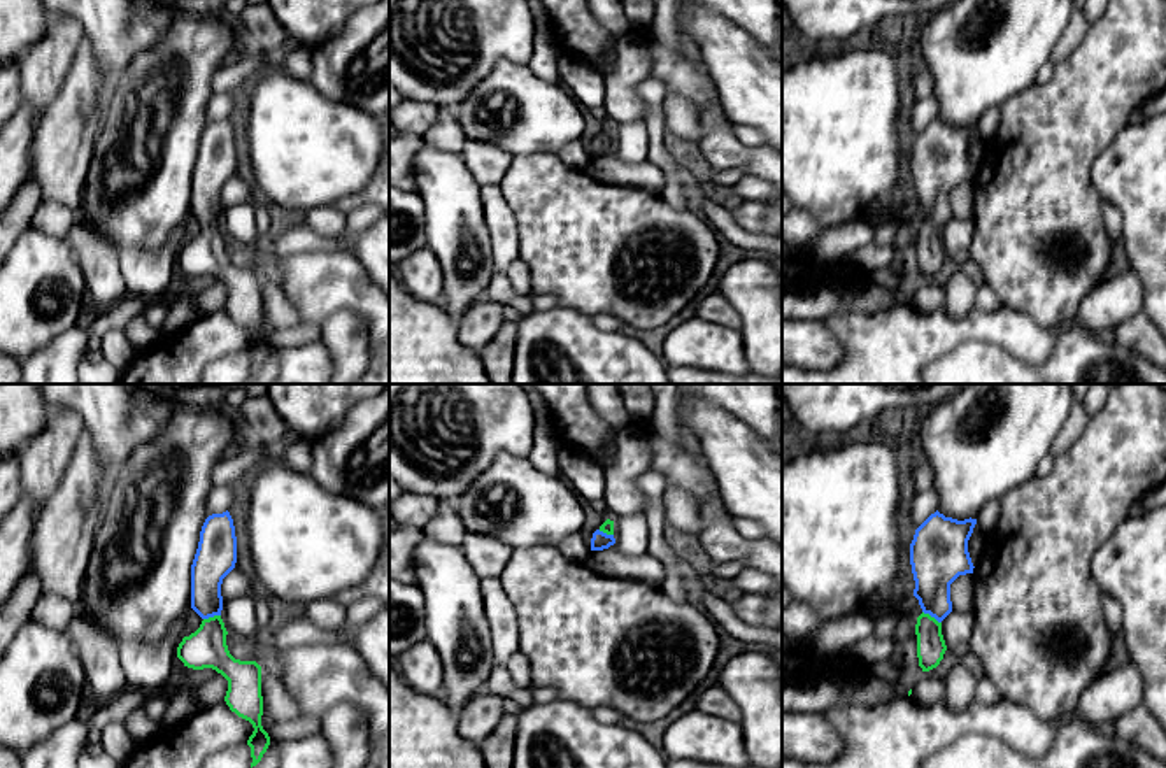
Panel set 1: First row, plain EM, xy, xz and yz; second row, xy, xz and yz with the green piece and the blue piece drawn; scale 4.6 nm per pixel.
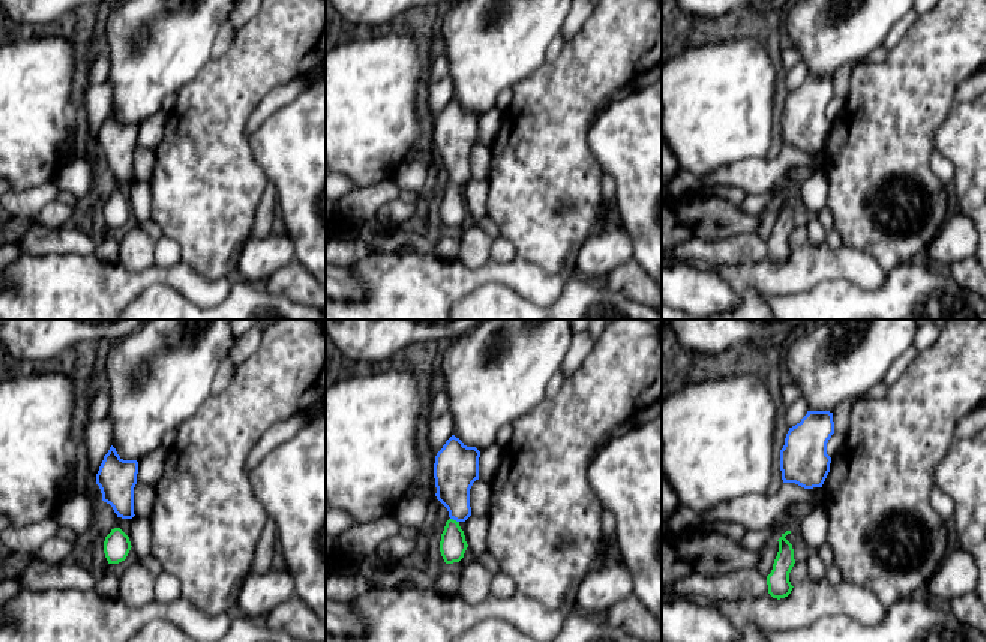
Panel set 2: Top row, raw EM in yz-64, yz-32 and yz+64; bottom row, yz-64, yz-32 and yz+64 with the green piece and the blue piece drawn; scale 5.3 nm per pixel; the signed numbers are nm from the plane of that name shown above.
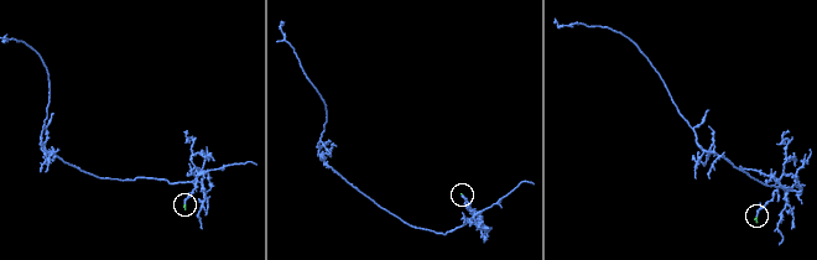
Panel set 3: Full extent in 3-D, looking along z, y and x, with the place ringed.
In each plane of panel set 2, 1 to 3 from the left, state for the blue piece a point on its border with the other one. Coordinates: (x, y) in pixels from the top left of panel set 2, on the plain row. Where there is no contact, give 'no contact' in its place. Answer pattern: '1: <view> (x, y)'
1: no contact
2: yz-32 (455, 185)
3: no contact

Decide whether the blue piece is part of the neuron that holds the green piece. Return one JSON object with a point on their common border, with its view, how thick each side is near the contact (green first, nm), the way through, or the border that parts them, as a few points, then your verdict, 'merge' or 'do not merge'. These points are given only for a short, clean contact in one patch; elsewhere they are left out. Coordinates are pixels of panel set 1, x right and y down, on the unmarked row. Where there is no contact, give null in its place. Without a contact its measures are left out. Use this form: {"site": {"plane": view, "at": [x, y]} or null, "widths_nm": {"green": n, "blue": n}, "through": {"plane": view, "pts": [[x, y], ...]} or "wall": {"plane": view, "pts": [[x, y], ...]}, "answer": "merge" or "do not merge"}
{"site": {"plane": "yz", "at": [930, 223]}, "widths_nm": {"green": 130, "blue": 220}, "through": {"plane": "yz", "pts": [[931, 253], [930, 223], [935, 169]]}, "answer": "merge"}

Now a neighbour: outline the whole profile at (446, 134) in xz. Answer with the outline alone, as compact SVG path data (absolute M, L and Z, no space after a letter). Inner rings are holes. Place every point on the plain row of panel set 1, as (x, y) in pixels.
M438 107L437 123L423 135L423 142L449 153L461 153L466 142L454 107Z

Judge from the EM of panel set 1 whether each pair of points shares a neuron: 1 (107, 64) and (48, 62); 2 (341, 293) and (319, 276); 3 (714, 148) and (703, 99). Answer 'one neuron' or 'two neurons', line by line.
1: two neurons
2: one neuron
3: two neurons

